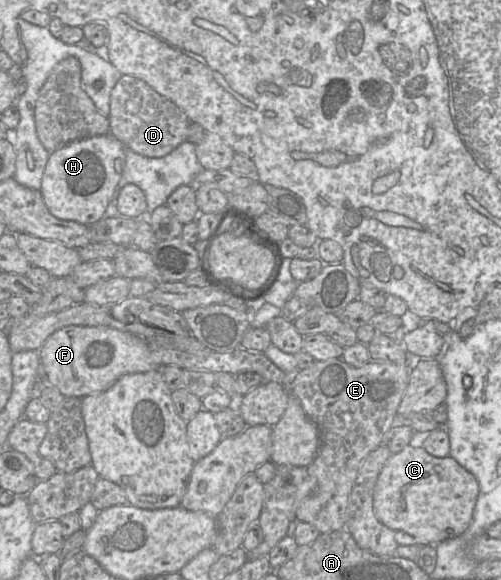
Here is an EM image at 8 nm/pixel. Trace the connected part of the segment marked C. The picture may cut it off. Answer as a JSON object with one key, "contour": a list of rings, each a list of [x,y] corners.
{"contour":[[[407,445],[393,454],[385,463],[373,493],[373,509],[377,519],[395,533],[399,545],[437,545],[463,534],[470,526],[479,495],[476,477],[463,468],[454,458],[438,458],[423,447]]]}

